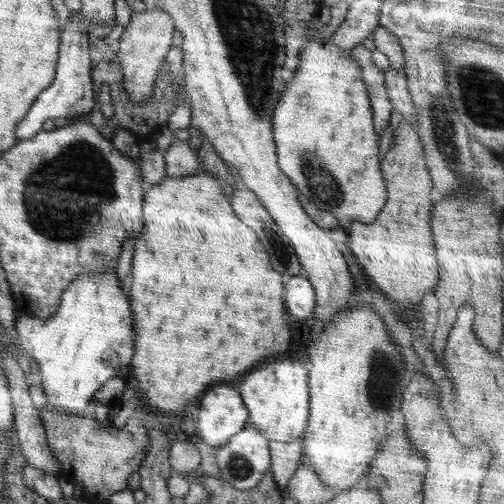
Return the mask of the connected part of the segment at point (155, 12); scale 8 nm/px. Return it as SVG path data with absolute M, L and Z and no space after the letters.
M161 8L144 9L133 13L130 22L124 27L118 44L118 58L123 72L123 83L131 101L142 105L151 100L158 78L160 66L165 62L166 55L171 49L171 40L175 33L172 17Z

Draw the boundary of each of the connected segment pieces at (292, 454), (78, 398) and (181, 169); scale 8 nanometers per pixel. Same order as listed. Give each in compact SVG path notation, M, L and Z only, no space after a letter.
M296 438L290 442L269 441L271 471L280 491L286 489L290 477L304 461L302 440Z
M116 268L106 269L101 273L84 273L83 275L78 275L72 282L65 288L65 292L61 297L61 303L57 308L56 314L53 314L48 320L40 320L35 316L28 316L27 314L17 313L17 318L15 321L15 332L18 338L18 342L21 344L21 349L38 363L40 369L40 376L42 377L39 383L46 394L47 403L53 407L57 408L57 411L66 411L67 413L73 415L86 415L85 408L88 406L88 402L95 401L95 392L99 391L99 388L112 377L116 377L122 368L129 367L132 360L132 354L134 354L134 332L132 332L132 308L130 308L130 298L128 298L128 293L124 292L123 284L120 283L118 277L116 277Z
M175 140L164 153L166 178L195 175L200 170L197 151L187 141Z

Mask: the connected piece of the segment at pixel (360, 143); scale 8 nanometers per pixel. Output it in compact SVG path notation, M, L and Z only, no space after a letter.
M317 38L302 47L295 72L273 110L272 128L278 167L292 185L320 210L330 212L338 220L362 220L370 224L377 218L387 196L378 156L379 138L360 67L356 60L335 44Z

